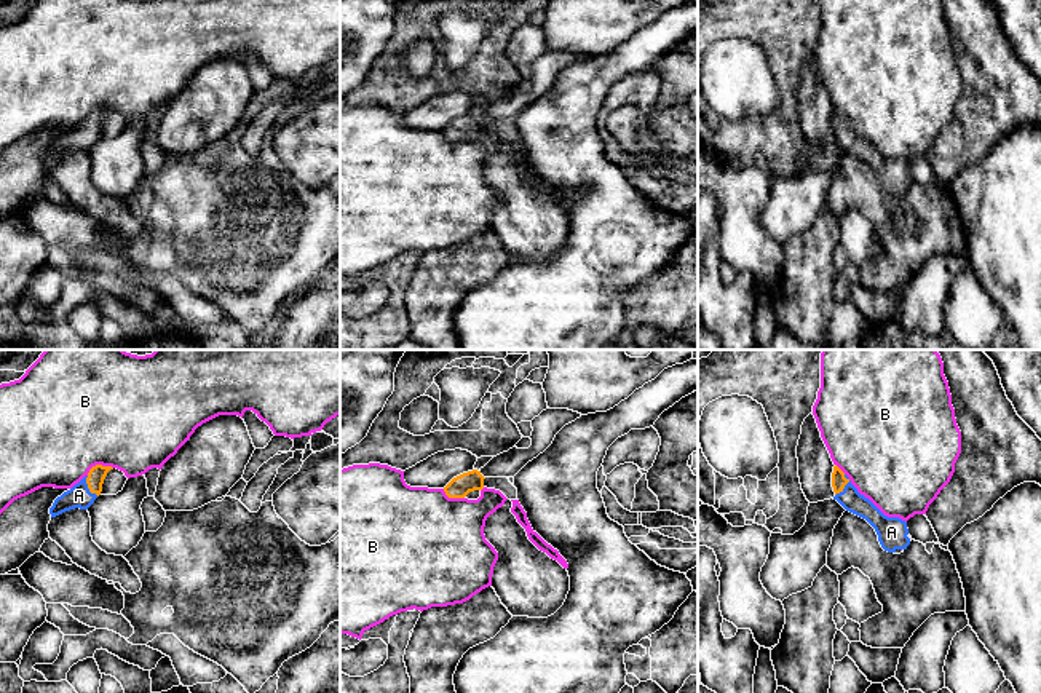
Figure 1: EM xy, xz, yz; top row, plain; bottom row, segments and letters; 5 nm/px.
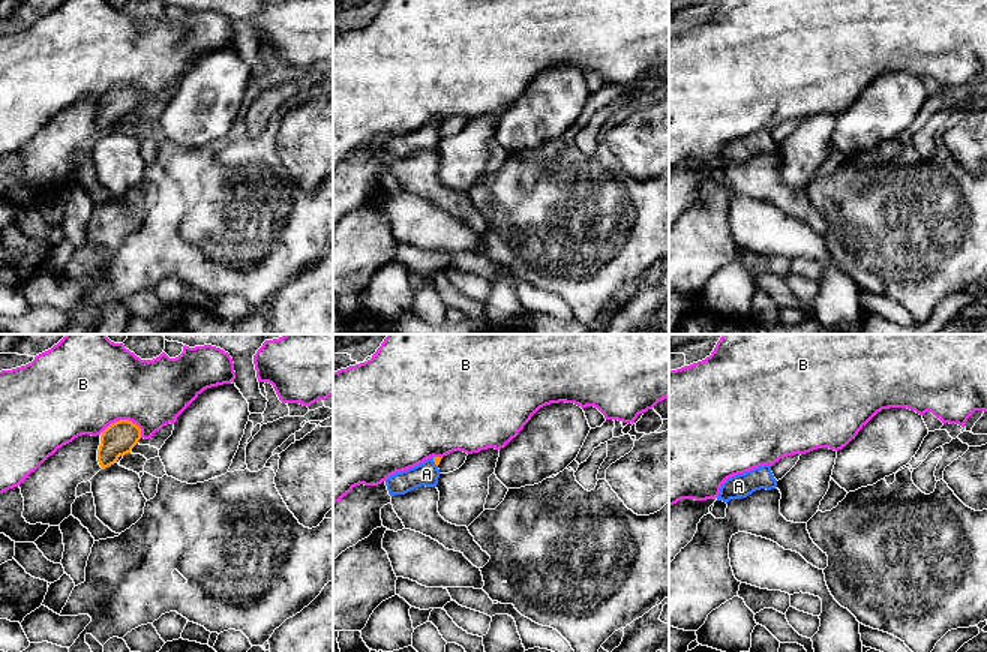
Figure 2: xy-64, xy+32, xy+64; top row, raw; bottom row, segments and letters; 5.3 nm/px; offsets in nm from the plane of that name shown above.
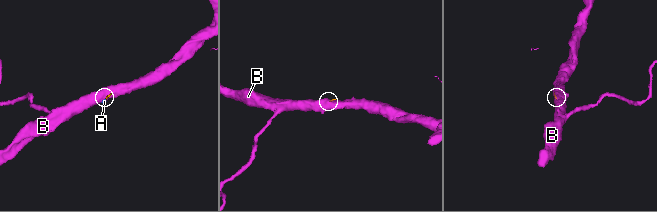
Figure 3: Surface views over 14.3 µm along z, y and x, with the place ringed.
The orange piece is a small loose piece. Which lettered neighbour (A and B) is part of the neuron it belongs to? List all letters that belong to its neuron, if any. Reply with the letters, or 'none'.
A

